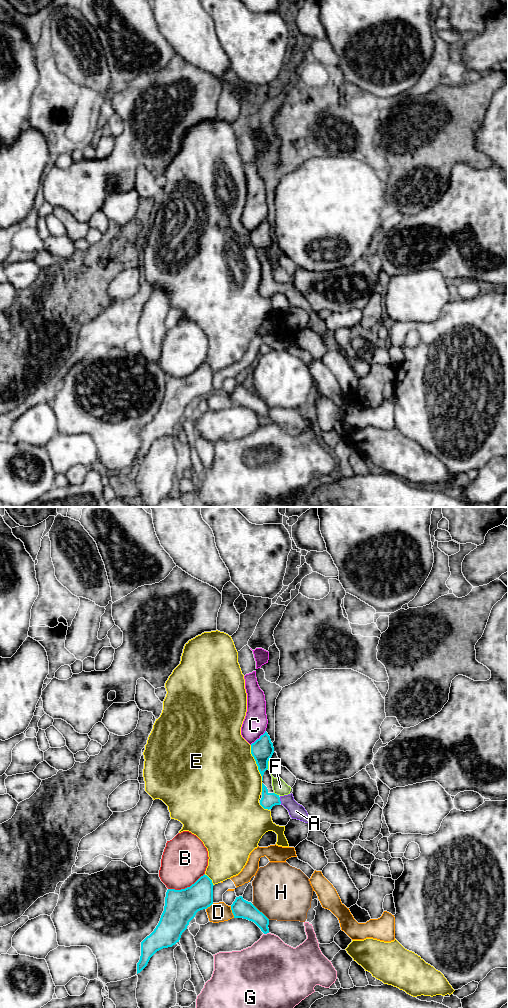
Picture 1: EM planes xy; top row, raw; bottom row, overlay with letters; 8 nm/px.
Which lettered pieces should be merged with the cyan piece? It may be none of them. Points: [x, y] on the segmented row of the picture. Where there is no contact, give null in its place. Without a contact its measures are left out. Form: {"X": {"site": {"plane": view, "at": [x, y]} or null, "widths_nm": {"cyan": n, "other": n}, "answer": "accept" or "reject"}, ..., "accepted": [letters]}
{"A": {"site": {"plane": "xy", "at": [279, 800]}, "widths_nm": {"cyan": 120, "other": 130}, "answer": "accept"}, "B": {"site": {"plane": "xy", "at": [187, 887]}, "widths_nm": {"cyan": 260, "other": 360}, "answer": "reject"}, "C": {"site": {"plane": "xy", "at": [259, 738]}, "widths_nm": {"cyan": 180, "other": 190}, "answer": "reject"}, "D": {"site": {"plane": "xy", "at": [232, 912]}, "widths_nm": {"cyan": 150, "other": 160}, "answer": "reject"}, "E": {"site": {"plane": "xy", "at": [256, 763]}, "widths_nm": {"cyan": 180, "other": 500}, "answer": "reject"}, "F": {"site": {"plane": "xy", "at": [267, 763]}, "widths_nm": {"cyan": 180, "other": 110}, "answer": "reject"}, "G": {"site": {"plane": "xy", "at": [266, 933]}, "widths_nm": {"cyan": 140, "other": 420}, "answer": "reject"}, "H": {"site": {"plane": "xy", "at": [261, 912]}, "widths_nm": {"cyan": 150, "other": 460}, "answer": "reject"}, "accepted": ["A"]}

